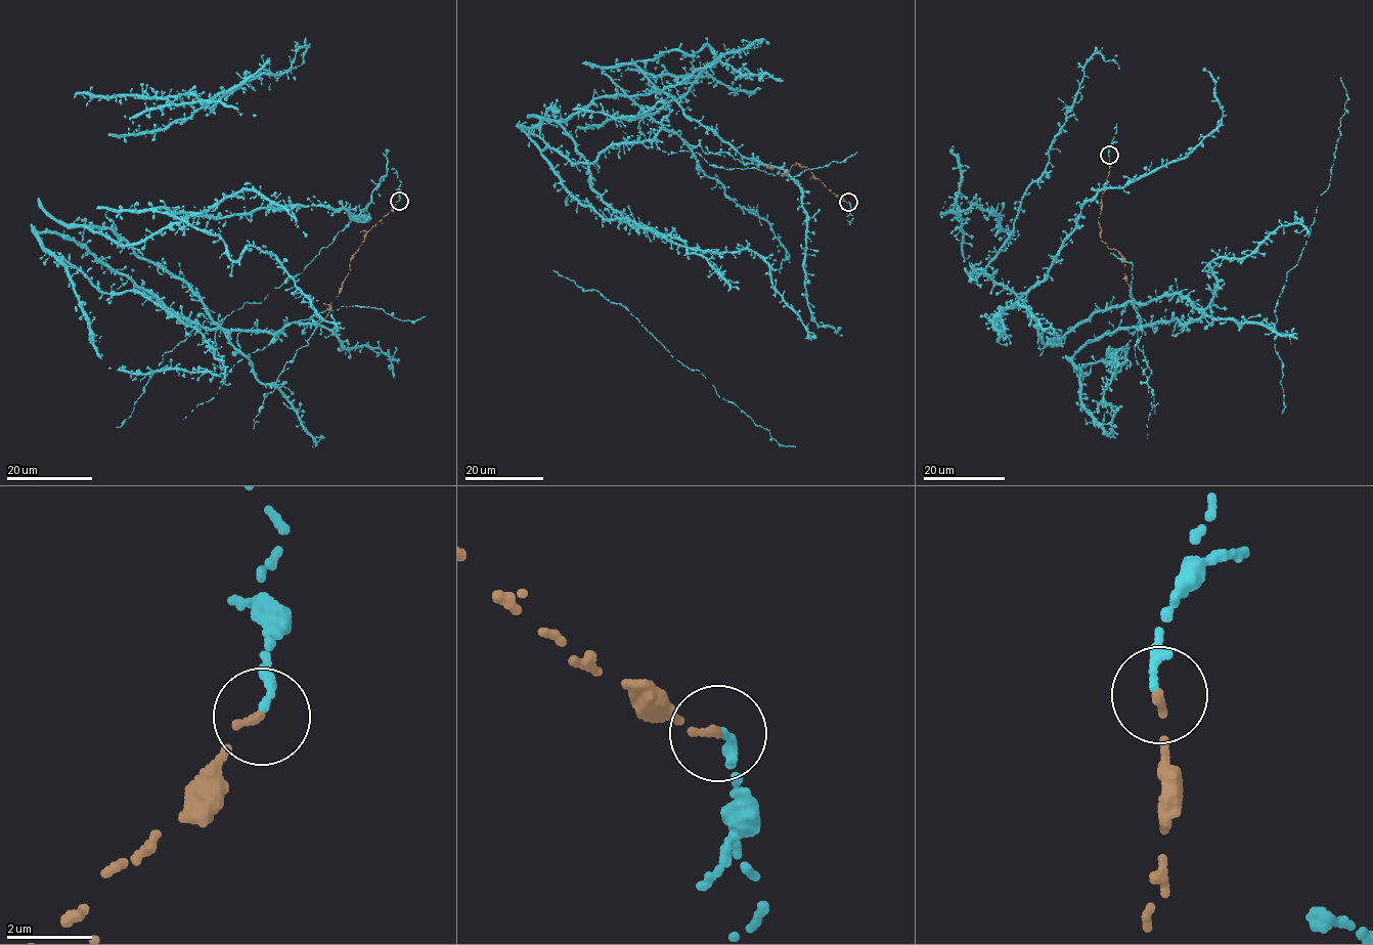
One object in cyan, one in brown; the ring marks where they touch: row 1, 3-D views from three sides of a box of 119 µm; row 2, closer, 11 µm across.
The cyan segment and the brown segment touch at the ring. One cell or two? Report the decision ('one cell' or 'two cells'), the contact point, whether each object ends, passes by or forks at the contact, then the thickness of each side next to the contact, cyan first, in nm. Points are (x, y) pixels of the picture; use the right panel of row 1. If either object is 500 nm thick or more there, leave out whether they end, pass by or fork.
one cell | (1109, 155) | cyan ends | brown ends | 200/180 nm

